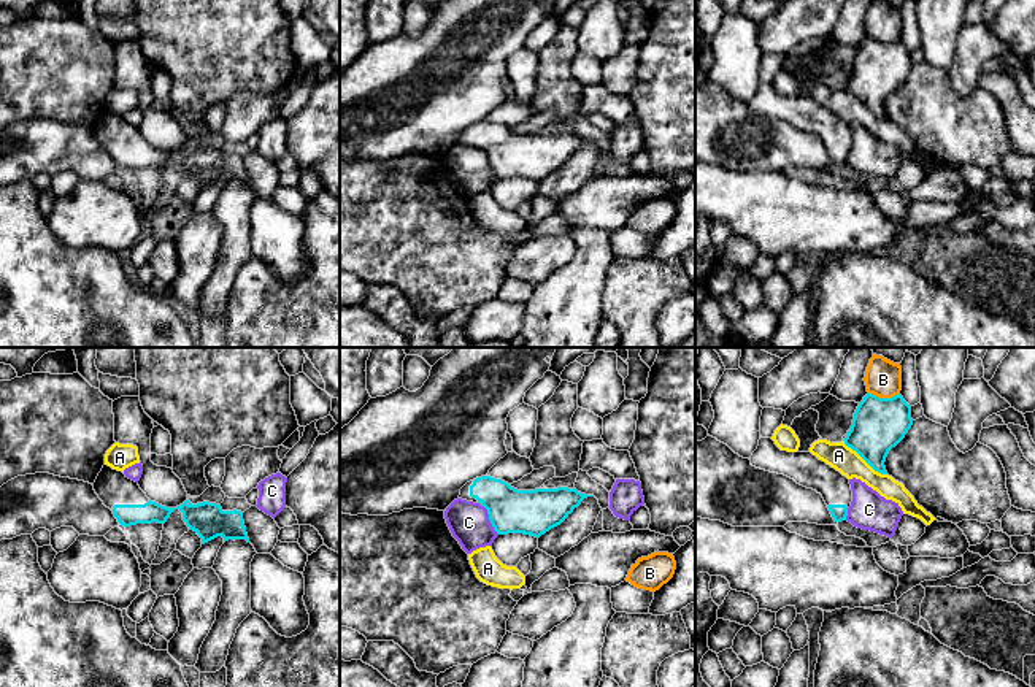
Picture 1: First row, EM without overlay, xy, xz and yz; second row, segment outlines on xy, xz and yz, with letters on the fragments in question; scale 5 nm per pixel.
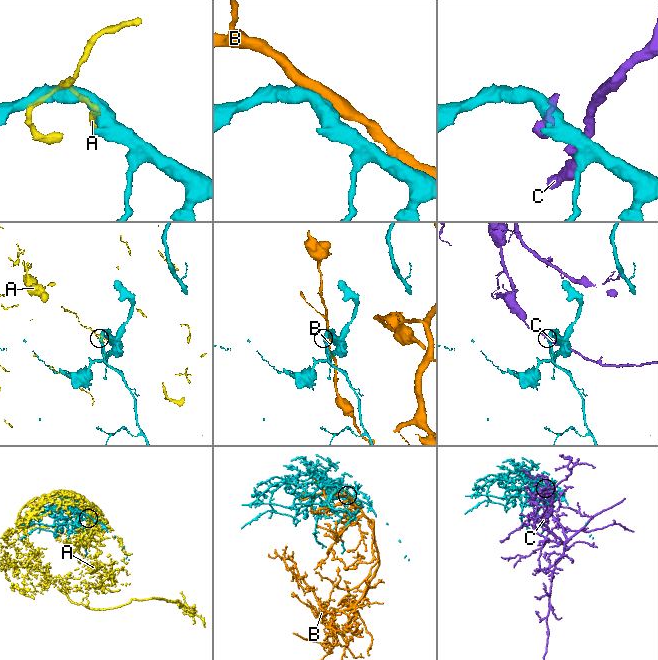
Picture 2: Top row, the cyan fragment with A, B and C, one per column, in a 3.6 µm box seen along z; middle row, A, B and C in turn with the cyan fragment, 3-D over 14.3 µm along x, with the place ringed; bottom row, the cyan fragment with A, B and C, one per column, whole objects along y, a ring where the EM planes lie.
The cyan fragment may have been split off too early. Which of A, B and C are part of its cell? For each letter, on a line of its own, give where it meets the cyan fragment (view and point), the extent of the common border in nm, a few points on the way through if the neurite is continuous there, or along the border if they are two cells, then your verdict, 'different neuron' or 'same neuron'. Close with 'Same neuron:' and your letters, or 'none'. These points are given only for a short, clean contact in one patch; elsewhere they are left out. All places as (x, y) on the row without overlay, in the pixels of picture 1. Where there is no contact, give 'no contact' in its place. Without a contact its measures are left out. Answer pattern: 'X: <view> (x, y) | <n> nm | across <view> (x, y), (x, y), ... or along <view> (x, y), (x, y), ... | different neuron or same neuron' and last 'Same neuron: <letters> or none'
A: yz (865, 105) | 280 nm | along yz (843, 86), (875, 115), (886, 119) | different neuron
B: yz (884, 43) | 160 nm | different neuron
C: xz (489, 164) | 170 nm | different neuron
Same neuron: none

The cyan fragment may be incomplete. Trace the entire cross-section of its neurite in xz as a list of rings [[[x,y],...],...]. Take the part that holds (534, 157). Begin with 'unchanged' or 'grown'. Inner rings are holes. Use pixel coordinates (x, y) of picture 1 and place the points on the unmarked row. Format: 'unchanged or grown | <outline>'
grown | [[[487,119],[467,127],[459,140],[484,151],[498,179],[524,178],[535,182],[560,170],[587,141],[594,140],[568,132],[518,135]]]

